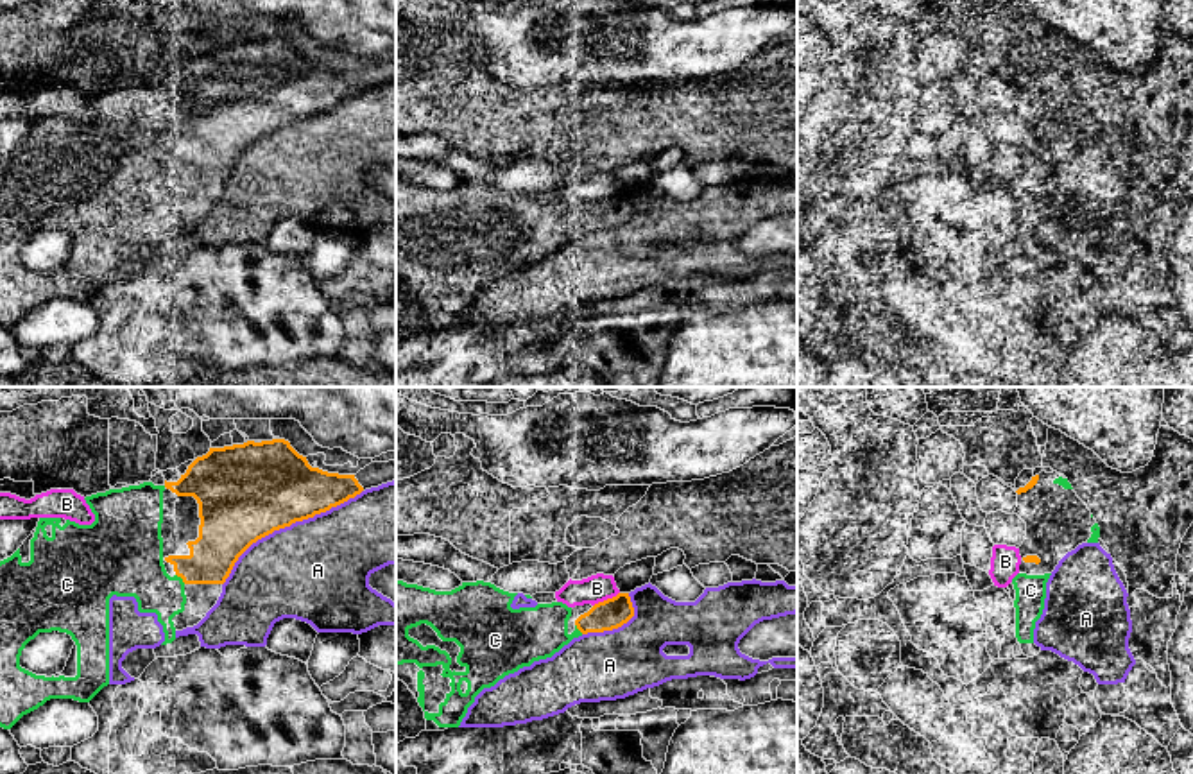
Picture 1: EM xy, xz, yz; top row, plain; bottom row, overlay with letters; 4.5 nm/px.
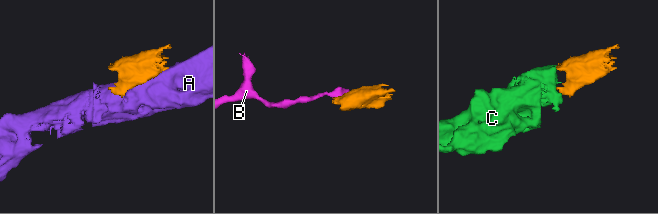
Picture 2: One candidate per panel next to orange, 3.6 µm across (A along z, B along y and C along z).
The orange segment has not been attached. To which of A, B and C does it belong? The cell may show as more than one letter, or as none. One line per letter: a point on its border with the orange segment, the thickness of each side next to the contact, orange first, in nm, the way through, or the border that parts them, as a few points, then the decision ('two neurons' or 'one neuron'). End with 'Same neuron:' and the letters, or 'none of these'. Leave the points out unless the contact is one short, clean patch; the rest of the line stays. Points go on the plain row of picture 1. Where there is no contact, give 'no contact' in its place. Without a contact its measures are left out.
A: xy (287, 124) | 440/460 nm | two neurons
B: xz (608, 197) | 140/130 nm | two neurons
C: xy (181, 176) | 220/300 nm | one neuron
Same neuron: C

